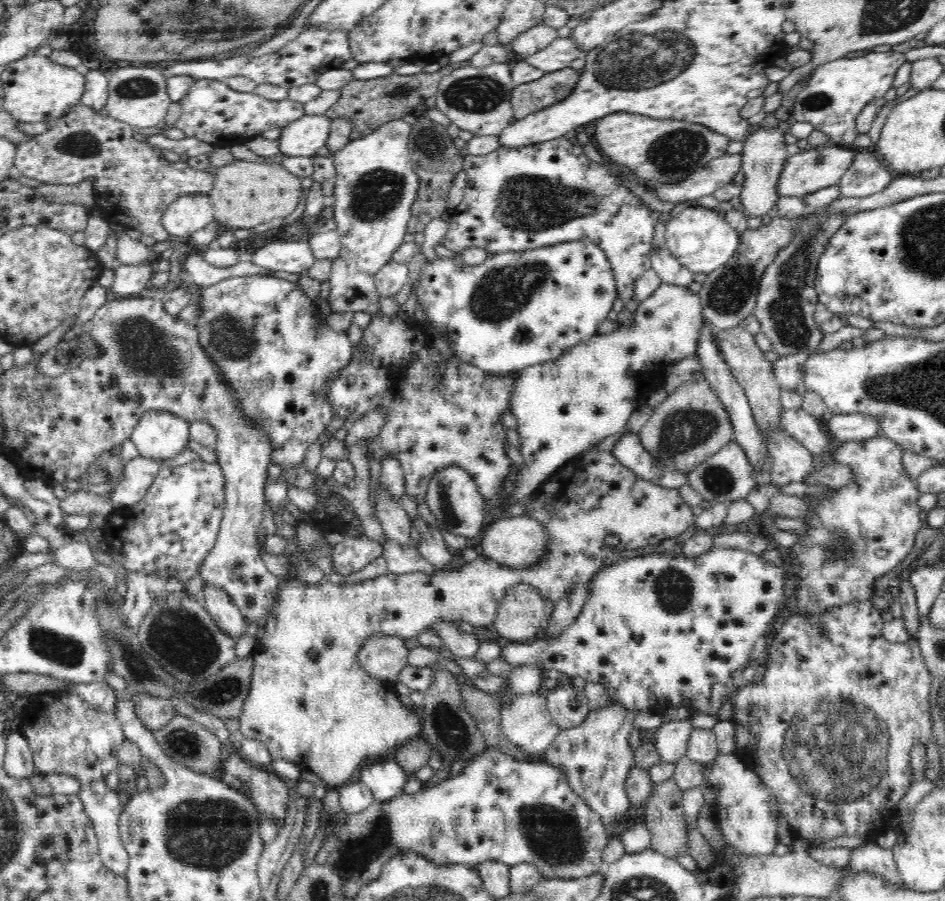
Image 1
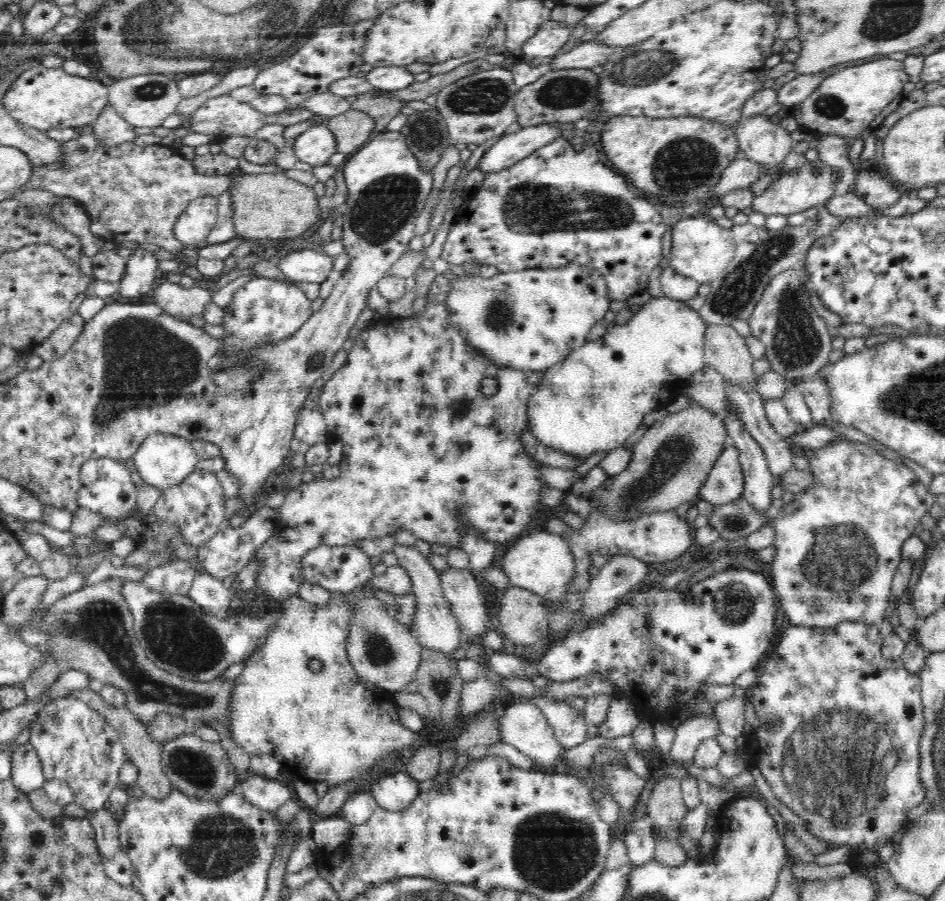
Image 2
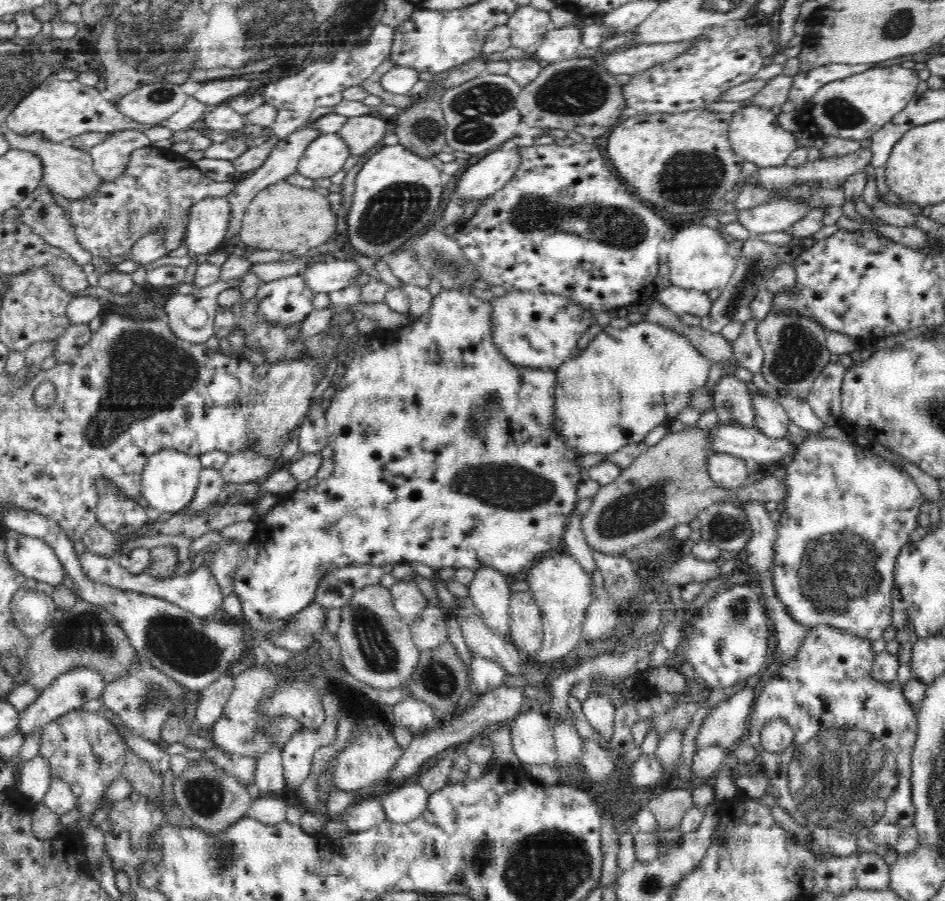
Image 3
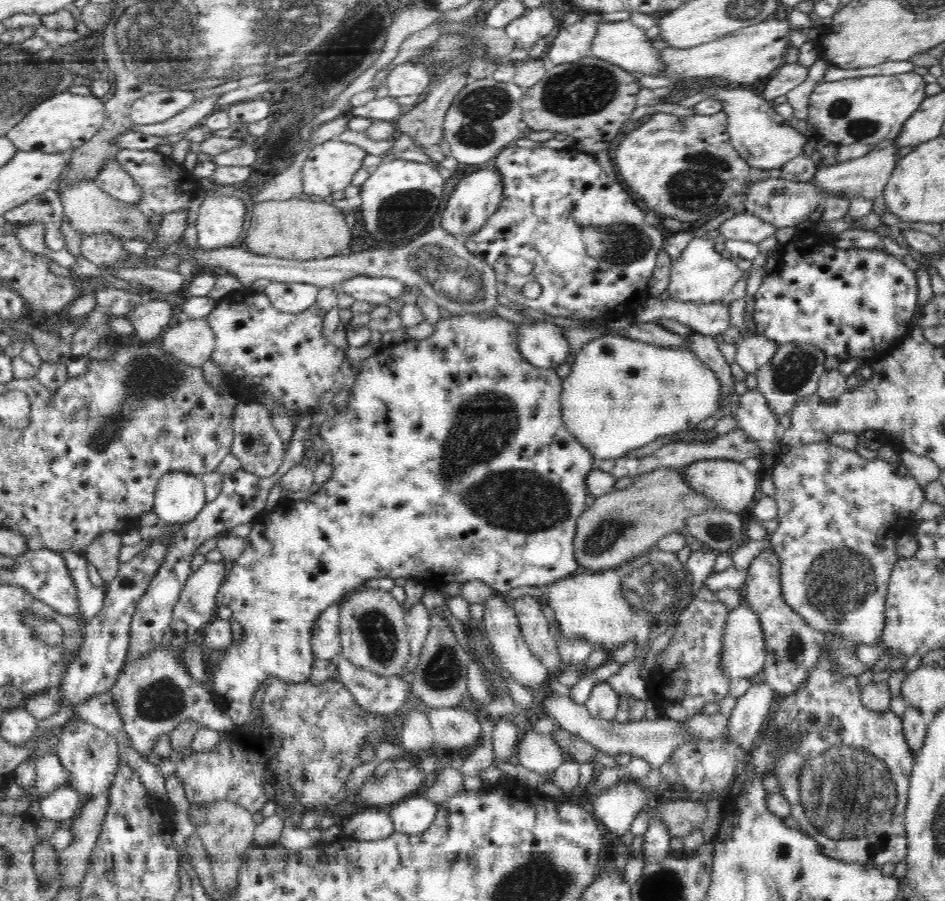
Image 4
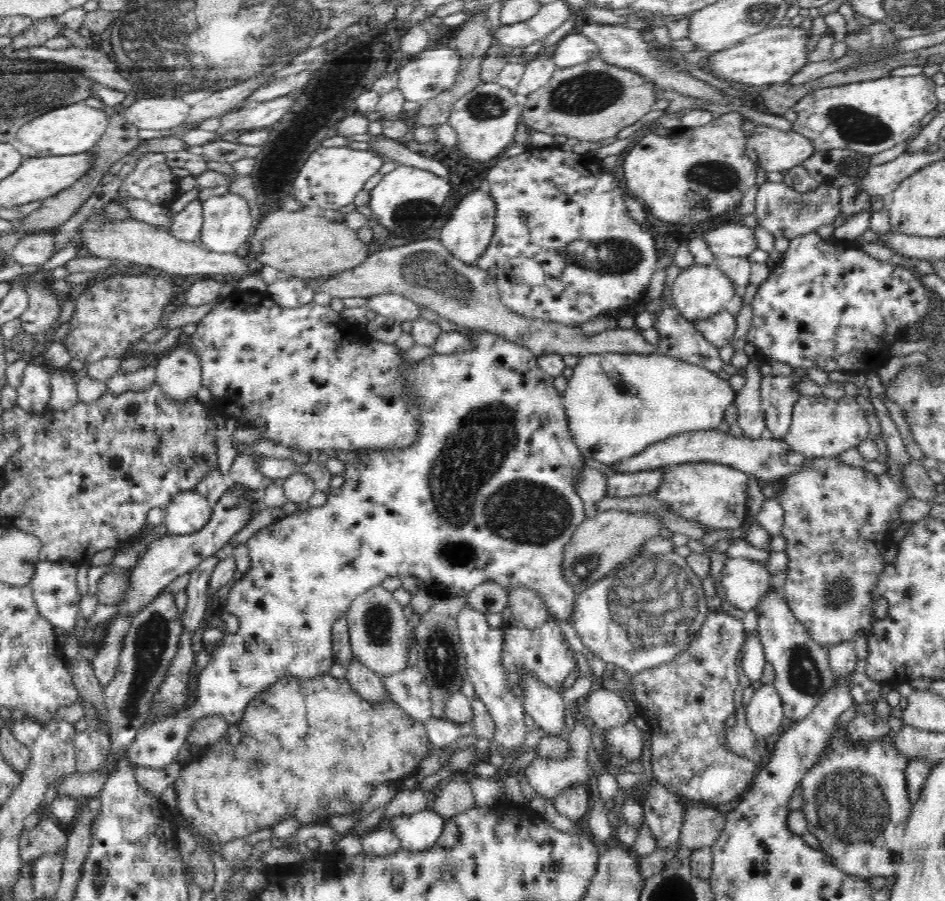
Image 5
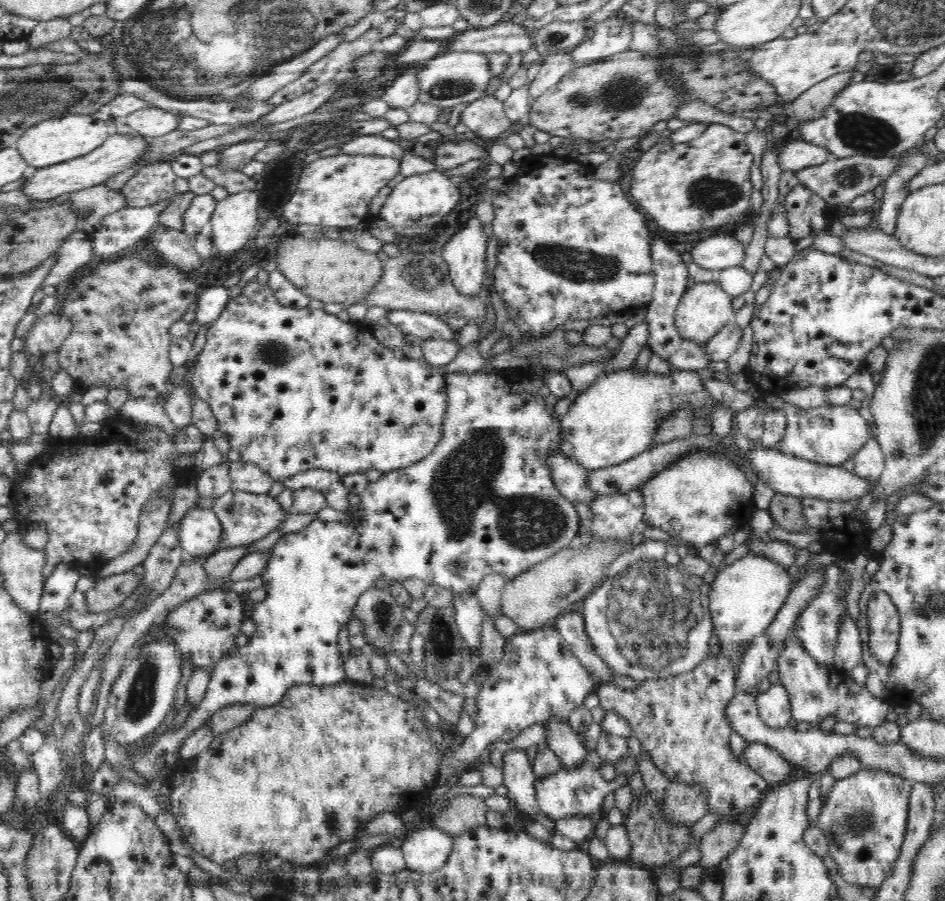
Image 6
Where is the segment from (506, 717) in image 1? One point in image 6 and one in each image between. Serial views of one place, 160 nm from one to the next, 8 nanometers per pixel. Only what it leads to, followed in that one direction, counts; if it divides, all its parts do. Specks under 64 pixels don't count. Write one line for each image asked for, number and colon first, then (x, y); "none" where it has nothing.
2: (523, 725)
3: (532, 738)
4: (537, 751)
5: (547, 776)
6: (579, 791)

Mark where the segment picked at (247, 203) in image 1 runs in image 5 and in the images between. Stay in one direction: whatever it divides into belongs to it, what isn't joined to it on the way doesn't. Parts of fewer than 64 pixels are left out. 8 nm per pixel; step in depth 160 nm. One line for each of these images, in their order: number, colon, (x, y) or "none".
2: (265, 206)
3: (284, 217)
4: (302, 228)
5: (304, 246)

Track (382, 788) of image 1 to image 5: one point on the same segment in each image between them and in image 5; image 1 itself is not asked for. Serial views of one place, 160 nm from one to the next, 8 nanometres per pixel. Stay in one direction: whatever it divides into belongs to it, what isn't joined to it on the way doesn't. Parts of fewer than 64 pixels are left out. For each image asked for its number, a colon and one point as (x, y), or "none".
2: (395, 792)
3: (406, 803)
4: (414, 814)
5: (420, 830)

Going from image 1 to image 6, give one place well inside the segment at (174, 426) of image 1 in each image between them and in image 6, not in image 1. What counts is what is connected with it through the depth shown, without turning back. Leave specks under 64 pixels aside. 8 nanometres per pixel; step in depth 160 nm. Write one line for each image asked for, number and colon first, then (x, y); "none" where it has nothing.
2: (163, 460)
3: (170, 478)
4: (180, 496)
5: (189, 512)
6: (200, 533)

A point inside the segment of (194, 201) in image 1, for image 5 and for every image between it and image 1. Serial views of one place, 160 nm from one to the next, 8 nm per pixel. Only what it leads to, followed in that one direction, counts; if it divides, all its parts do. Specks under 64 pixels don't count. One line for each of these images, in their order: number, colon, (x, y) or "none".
2: (195, 223)
3: (207, 223)
4: (220, 218)
5: (227, 224)

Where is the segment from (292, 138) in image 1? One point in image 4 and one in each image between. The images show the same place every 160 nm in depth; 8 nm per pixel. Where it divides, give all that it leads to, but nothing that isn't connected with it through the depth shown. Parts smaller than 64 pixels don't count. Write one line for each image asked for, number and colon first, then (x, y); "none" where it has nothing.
2: (316, 145)
3: (327, 153)
4: (329, 167)

